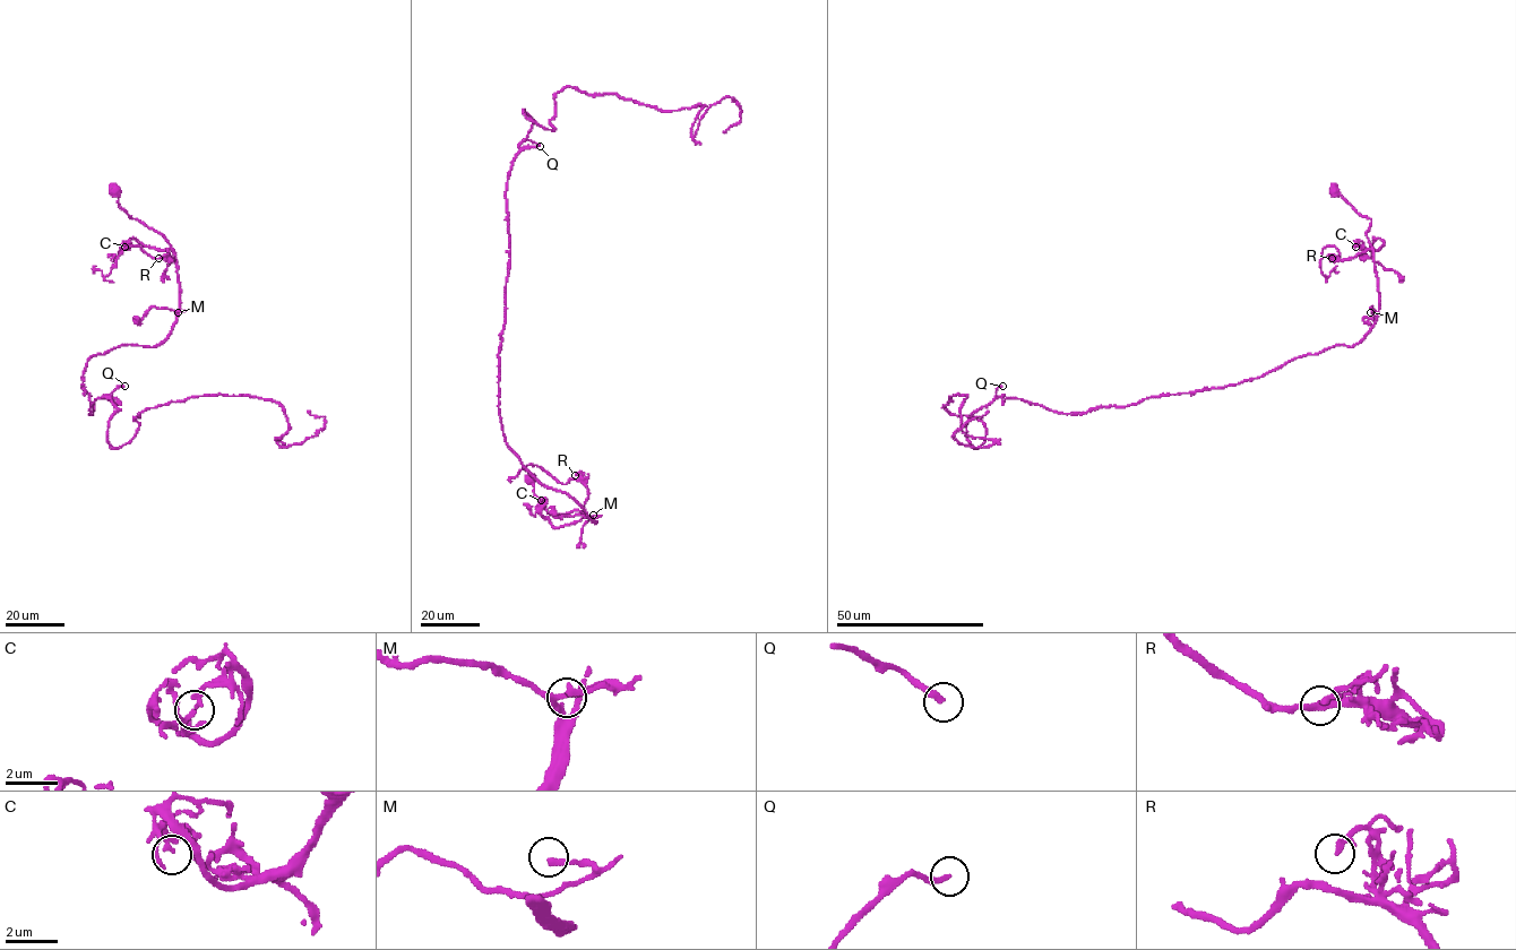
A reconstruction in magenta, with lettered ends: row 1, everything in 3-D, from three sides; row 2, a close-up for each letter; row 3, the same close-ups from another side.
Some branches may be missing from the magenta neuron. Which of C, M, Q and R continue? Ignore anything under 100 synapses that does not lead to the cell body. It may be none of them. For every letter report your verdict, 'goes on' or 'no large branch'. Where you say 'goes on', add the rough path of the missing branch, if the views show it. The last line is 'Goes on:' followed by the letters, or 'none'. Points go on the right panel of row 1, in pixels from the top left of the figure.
C: no large branch
M: no large branch
Q: goes on; missing branch runs (1002, 386), (1068, 290), (1047, 252), (1062, 187), (1045, 150), (1091, 144), (1103, 132), (1075, 143)
R: no large branch
Goes on: Q

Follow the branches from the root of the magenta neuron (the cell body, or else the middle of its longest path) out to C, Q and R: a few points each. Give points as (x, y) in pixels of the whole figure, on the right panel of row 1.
C: (1333, 192), (1370, 218), (1367, 235), (1372, 249), (1384, 242), (1377, 238), (1369, 248), (1355, 247)
Q: (1333, 192), (1370, 218), (1379, 312), (1353, 346), (1234, 385), (1084, 413), (1002, 403), (1002, 386)
R: (1333, 192), (1370, 218), (1367, 235), (1371, 249), (1344, 259), (1328, 256), (1332, 258)

